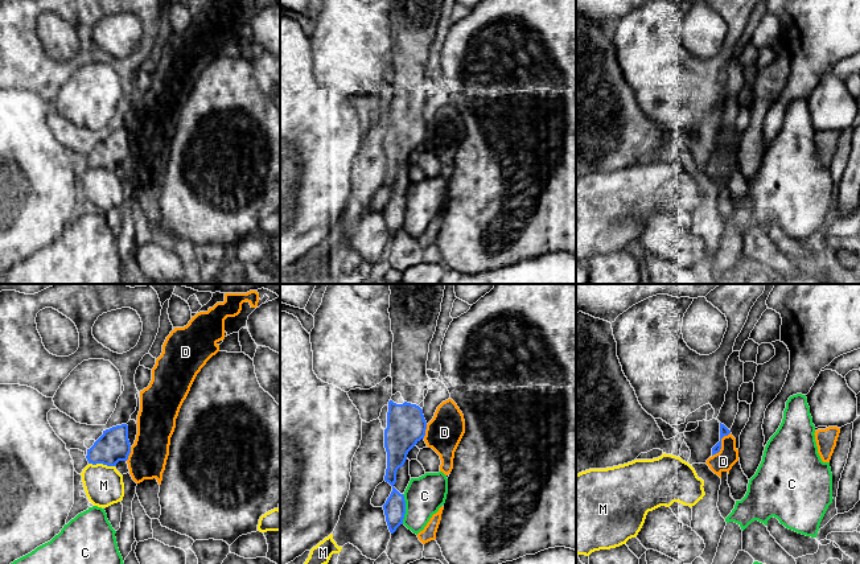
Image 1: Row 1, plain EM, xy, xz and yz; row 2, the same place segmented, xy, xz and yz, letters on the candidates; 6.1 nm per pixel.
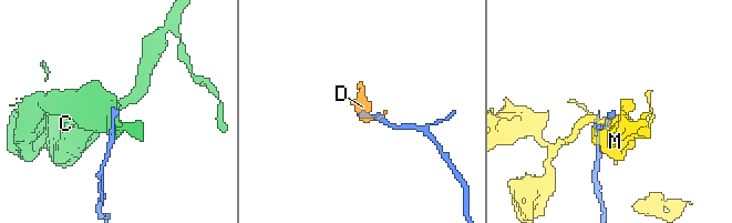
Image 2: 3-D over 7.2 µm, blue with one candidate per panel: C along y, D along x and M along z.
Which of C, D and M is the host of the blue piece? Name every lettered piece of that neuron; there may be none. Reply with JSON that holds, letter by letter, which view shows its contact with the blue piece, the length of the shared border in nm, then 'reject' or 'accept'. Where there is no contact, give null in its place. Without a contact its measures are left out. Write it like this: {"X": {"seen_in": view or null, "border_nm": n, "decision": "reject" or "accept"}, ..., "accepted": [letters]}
{"C": {"seen_in": "xz", "border_nm": 180, "decision": "reject"}, "D": {"seen_in": "yz", "border_nm": 190, "decision": "reject"}, "M": {"seen_in": "xy", "border_nm": 160, "decision": "reject"}, "accepted": []}

